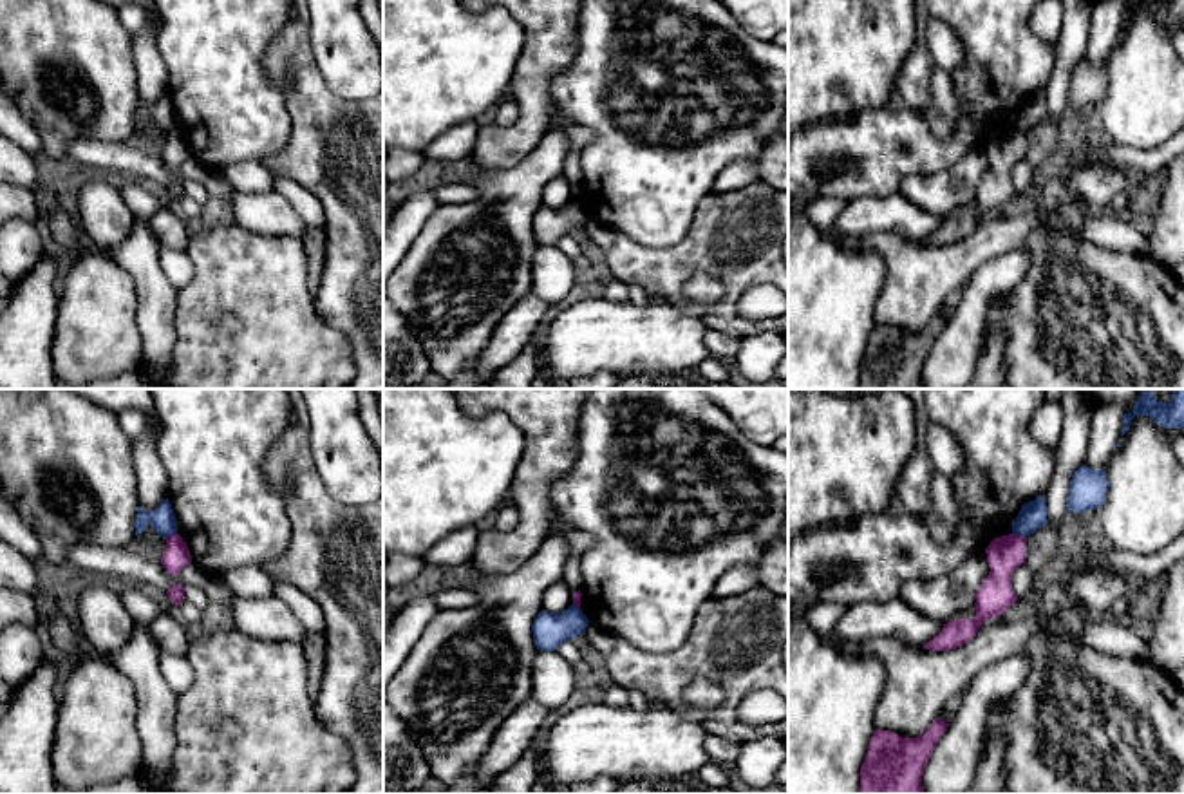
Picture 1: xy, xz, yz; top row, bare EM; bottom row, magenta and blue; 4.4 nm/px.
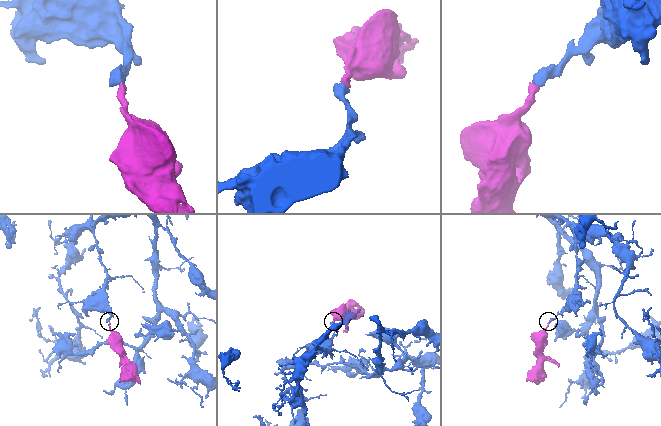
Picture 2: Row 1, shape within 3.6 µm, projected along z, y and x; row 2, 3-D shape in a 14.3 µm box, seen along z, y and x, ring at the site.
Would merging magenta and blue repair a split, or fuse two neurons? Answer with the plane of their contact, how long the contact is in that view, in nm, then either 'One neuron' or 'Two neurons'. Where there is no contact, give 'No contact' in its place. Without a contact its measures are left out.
Touches magenta in yz. Shared border 70 nm. Two neurons

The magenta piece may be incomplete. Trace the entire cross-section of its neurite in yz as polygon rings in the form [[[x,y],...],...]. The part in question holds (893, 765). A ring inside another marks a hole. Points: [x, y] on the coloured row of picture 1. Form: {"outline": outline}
{"outline": [[[940,716],[916,738],[875,729],[860,767],[857,794],[924,794],[926,765],[947,731]]]}

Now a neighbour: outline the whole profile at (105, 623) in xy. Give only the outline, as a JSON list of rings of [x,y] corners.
[[[119,584],[85,588],[78,599],[78,617],[87,646],[94,655],[108,657],[130,638],[136,620],[125,608]]]

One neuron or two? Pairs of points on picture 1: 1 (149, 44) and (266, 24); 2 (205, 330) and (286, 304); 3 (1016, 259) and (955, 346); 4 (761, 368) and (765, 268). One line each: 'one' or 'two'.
1: two
2: one
3: one
4: two

